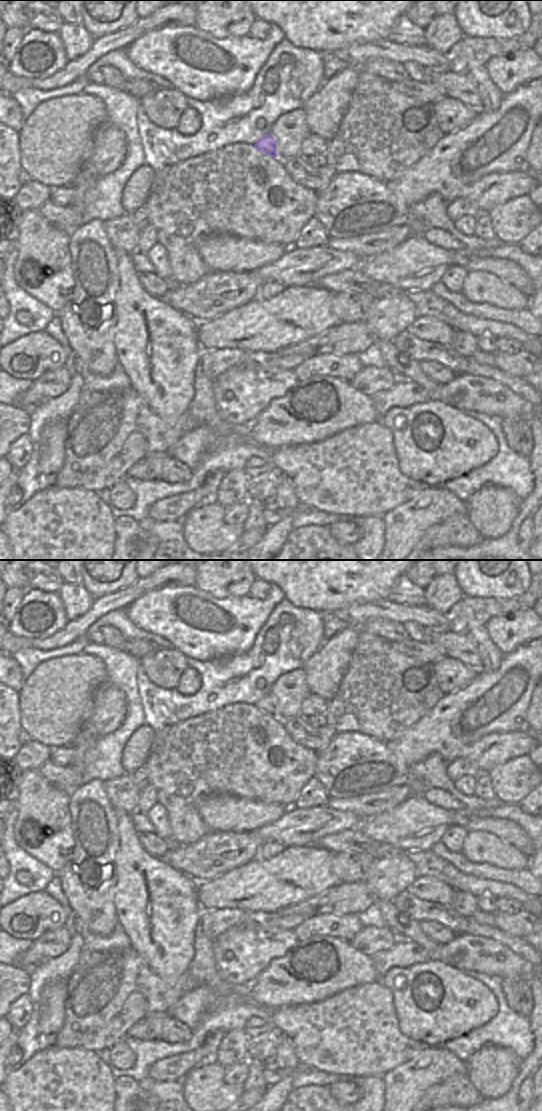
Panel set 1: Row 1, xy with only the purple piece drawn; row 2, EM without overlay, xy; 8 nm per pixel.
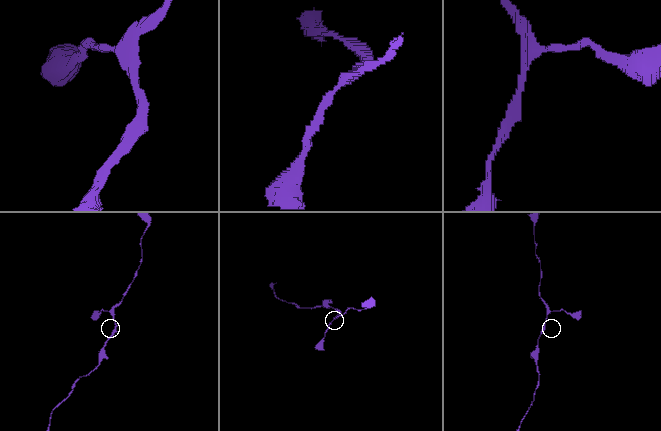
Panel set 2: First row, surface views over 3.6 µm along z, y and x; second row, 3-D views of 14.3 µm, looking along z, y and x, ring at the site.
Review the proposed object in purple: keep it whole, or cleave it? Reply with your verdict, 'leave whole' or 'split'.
leave whole

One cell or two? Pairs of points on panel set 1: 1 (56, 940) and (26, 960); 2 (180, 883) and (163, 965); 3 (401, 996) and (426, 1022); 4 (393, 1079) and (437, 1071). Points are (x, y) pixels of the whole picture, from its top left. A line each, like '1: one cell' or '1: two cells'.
1: one cell
2: one cell
3: one cell
4: one cell

